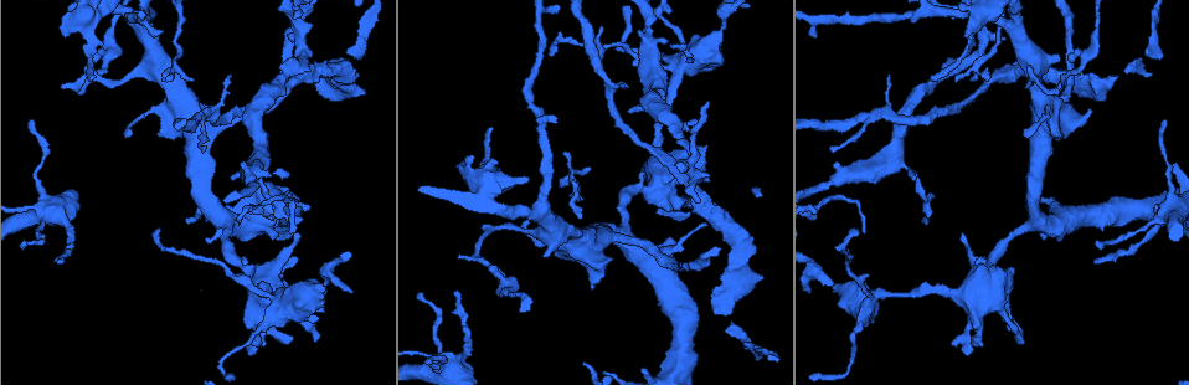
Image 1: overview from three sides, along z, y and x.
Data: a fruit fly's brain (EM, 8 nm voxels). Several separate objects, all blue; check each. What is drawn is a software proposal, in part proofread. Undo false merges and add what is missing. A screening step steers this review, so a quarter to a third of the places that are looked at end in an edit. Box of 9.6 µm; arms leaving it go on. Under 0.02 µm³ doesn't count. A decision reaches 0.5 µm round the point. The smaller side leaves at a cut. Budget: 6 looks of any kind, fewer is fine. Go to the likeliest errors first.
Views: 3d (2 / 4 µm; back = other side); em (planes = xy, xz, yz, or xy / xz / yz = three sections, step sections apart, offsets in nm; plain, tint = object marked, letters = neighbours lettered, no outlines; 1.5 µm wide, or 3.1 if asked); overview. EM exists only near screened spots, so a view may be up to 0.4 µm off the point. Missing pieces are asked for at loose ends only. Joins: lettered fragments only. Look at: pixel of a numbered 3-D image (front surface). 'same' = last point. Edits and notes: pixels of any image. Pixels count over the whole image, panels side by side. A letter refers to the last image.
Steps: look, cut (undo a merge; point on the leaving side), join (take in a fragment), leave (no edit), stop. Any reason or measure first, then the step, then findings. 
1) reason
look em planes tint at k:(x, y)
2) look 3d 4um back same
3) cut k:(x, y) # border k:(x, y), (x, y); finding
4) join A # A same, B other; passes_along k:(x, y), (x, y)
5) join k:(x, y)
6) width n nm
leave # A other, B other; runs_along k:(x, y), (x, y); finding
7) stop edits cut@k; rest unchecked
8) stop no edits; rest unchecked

an open end
look em planes letters at 1:(62, 86)

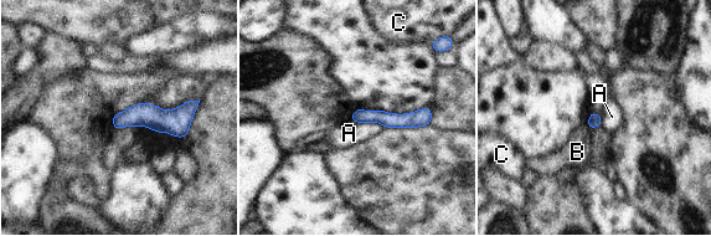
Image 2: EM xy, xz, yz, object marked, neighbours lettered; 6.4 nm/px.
longest_contact A 240 nm
leave # A other, B other, C other; runs_along 2:(192, 103), (178, 118), (116, 126); no lettered fragment goes on from it

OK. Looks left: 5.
tapers out
look em planes plain at 1:(830, 151)

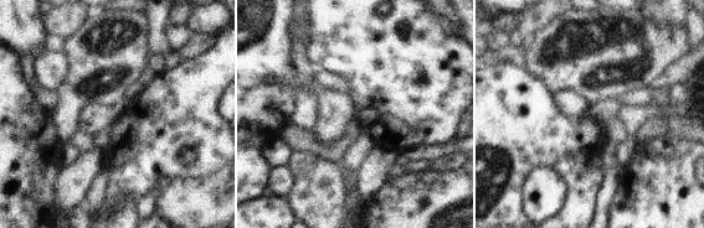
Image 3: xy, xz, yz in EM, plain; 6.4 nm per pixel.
what lies round it
look em planes letters same

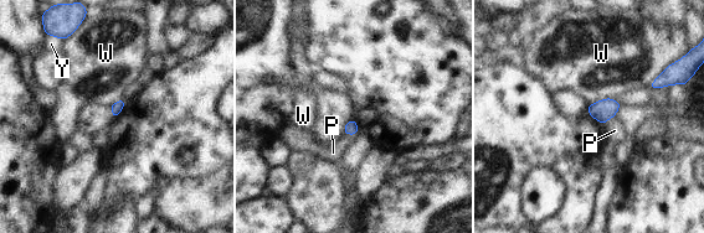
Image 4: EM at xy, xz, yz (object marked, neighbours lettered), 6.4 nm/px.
width 70 nm
leave # P other, W other, Y other; border 4:(611, 97), (605, 97), (589, 105); none of them fits

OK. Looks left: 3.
thin arm on a thick one
look em planes plain at 1:(898, 166)

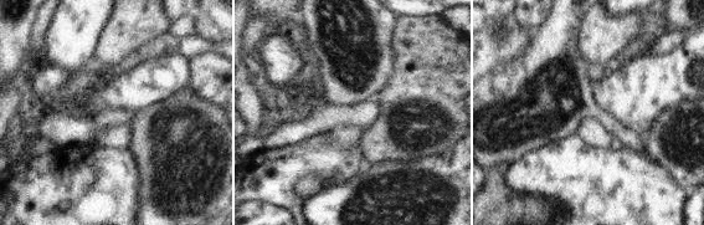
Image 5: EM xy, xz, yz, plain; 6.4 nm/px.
what lies round it
look em planes letters same

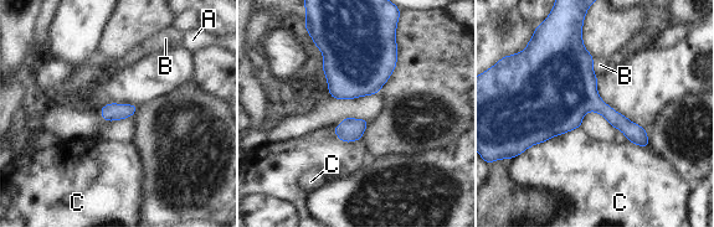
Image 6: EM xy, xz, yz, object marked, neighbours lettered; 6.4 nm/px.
width 380 nm
leave # A other, B other, C other; border 6:(580, 127), (535, 143), (513, 159); continuous, no second neuron

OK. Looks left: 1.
stop no edits; rest unchecked

